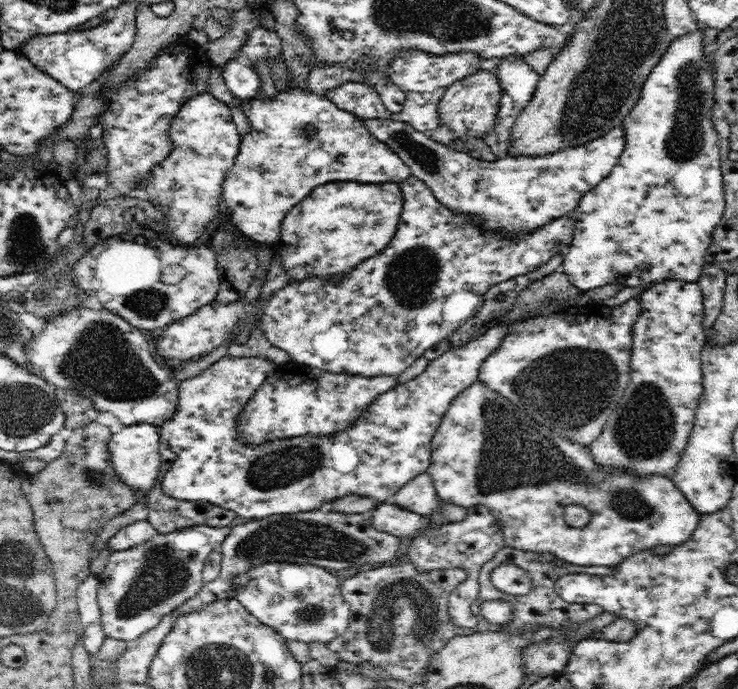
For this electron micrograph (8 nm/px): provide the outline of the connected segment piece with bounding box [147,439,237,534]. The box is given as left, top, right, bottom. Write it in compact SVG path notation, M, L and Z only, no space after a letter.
M159 439L159 451L160 458L160 473L156 480L154 487L148 492L148 508L150 514L148 514L148 523L157 530L158 533L166 534L169 532L179 531L184 528L191 528L198 525L205 525L213 528L228 527L237 515L227 509L221 508L207 502L207 500L200 500L200 502L189 502L189 500L180 500L167 496L162 489L163 476L170 470L173 460L176 458L176 453L168 447L166 441Z

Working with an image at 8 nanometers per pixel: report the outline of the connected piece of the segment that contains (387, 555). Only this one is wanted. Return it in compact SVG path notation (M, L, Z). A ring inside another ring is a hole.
M326 508L310 510L308 512L298 512L296 514L286 514L268 516L260 520L252 520L240 526L234 526L226 535L226 540L222 542L220 552L222 552L221 571L216 580L209 583L203 583L202 588L194 595L181 604L176 609L176 617L182 617L203 610L204 606L224 600L224 598L233 599L236 596L238 588L238 578L246 574L252 568L258 568L260 564L268 562L280 562L291 564L313 564L322 568L334 568L334 570L343 571L346 569L365 569L377 562L386 562L394 557L400 547L400 538L393 536L386 531L379 531L372 525L372 514L345 514L344 512L332 512Z

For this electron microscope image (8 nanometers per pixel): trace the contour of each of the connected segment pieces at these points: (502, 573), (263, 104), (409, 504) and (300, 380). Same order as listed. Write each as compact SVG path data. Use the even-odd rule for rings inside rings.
M510 562L496 566L492 570L491 579L494 587L508 594L528 594L528 591L532 588L532 581L528 572Z
M288 86L272 98L259 95L256 99L242 101L239 107L246 115L252 130L241 136L242 142L234 164L222 181L221 198L230 209L231 222L237 226L237 230L264 249L269 245L279 245L280 229L286 213L318 185L338 180L370 184L401 183L411 175L407 164L388 145L377 140L366 129L362 119L338 108L328 97L300 87ZM306 126L314 129L314 136L308 137Z
M428 471L421 472L419 476L402 486L391 501L401 508L424 517L429 517L441 508L441 500Z
M296 361L276 365L272 372L264 379L257 391L243 406L237 418L235 435L242 444L260 446L266 440L280 440L282 438L298 438L313 434L314 436L334 436L336 432L344 432L354 426L354 422L368 410L368 406L384 392L390 392L398 384L398 375L362 376L360 374L334 373L301 365Z

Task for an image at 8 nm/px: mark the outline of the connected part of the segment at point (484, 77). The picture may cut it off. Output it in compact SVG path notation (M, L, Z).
M476 70L462 80L454 81L438 103L439 122L454 133L454 145L461 146L468 138L484 139L494 131L500 112L502 85L498 70Z

